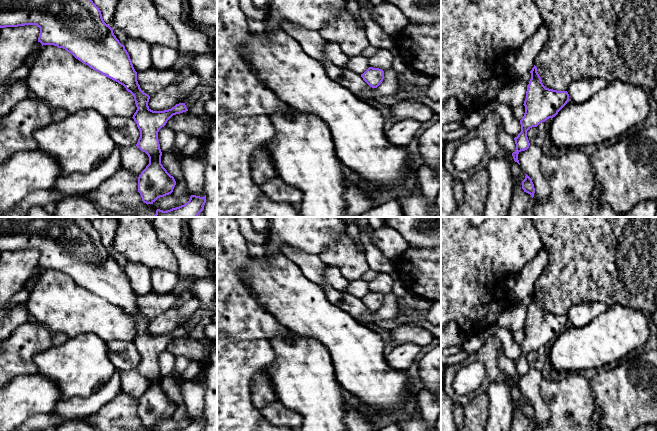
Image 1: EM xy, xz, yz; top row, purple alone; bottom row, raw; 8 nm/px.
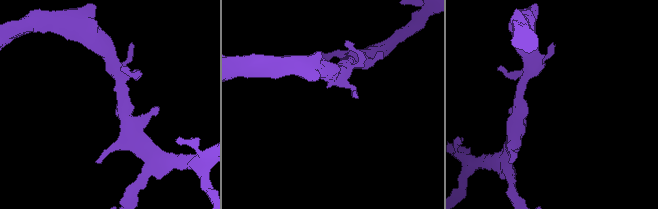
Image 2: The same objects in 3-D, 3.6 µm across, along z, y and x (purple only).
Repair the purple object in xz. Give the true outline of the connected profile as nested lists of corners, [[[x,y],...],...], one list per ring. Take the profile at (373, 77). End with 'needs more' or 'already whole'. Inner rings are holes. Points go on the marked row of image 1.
[[[369,67],[363,74],[363,80],[372,88],[377,88],[384,79],[384,71],[379,68]]]; already whole

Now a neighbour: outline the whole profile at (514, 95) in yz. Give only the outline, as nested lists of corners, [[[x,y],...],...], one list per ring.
[[[526,73],[515,79],[509,86],[503,88],[495,98],[496,102],[516,107],[524,104],[526,99],[527,85],[531,79],[531,73]]]

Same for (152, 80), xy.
[[[153,66],[137,74],[137,81],[141,90],[150,97],[171,84],[178,73],[170,68],[160,70]]]

